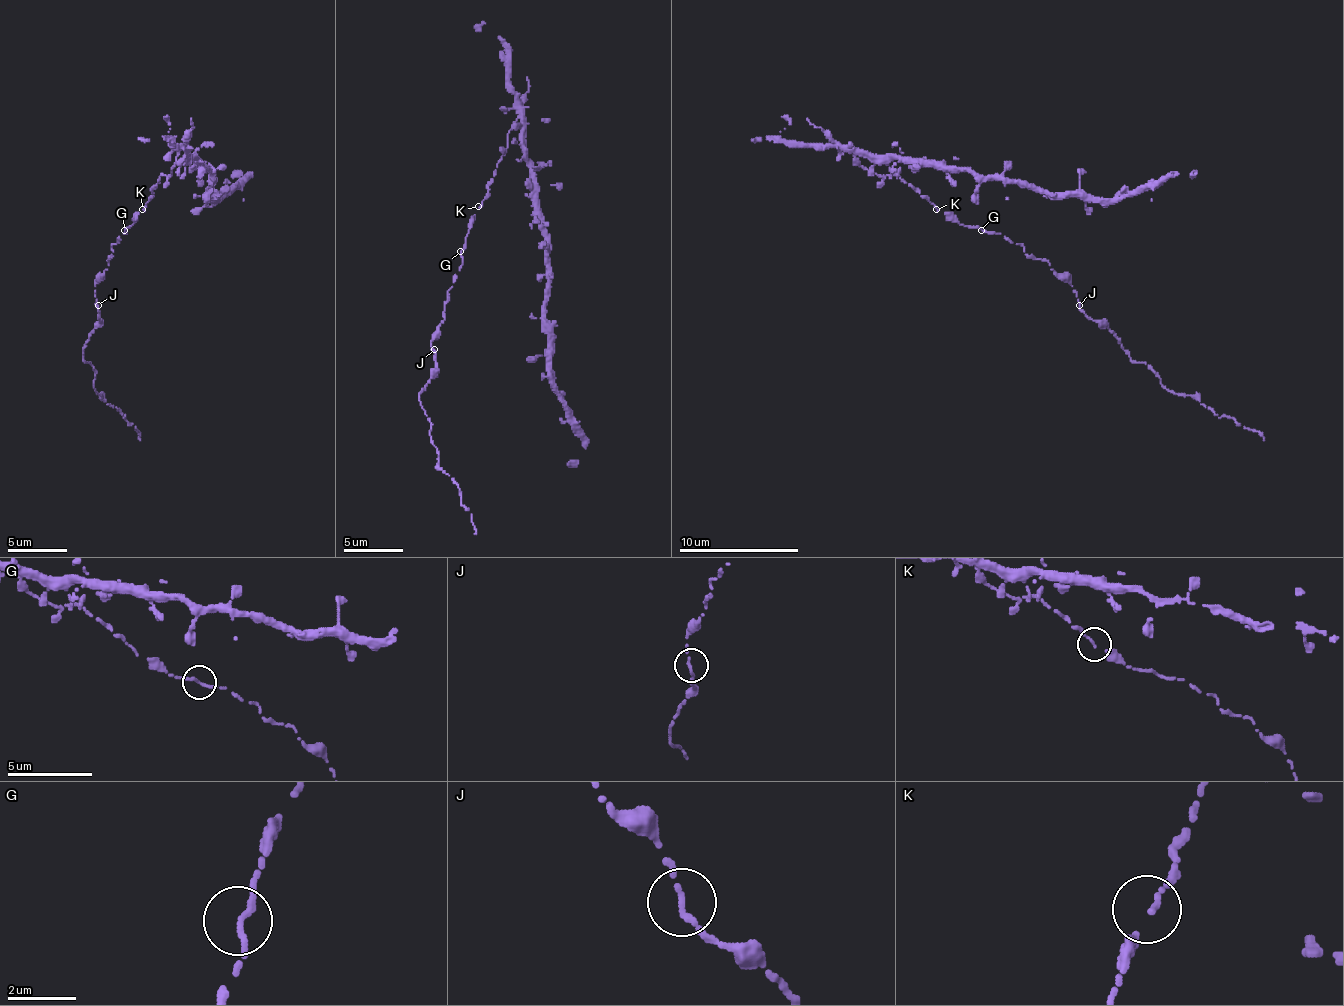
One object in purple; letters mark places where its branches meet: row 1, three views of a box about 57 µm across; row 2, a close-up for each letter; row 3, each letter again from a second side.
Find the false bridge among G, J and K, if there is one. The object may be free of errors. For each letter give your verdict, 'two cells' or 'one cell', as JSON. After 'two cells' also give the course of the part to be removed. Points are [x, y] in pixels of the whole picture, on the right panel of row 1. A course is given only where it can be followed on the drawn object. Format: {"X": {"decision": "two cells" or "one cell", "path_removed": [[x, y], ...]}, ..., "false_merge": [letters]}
{"G": {"decision": "one cell"}, "J": {"decision": "one cell"}, "K": {"decision": "one cell"}, "false_merge": []}

